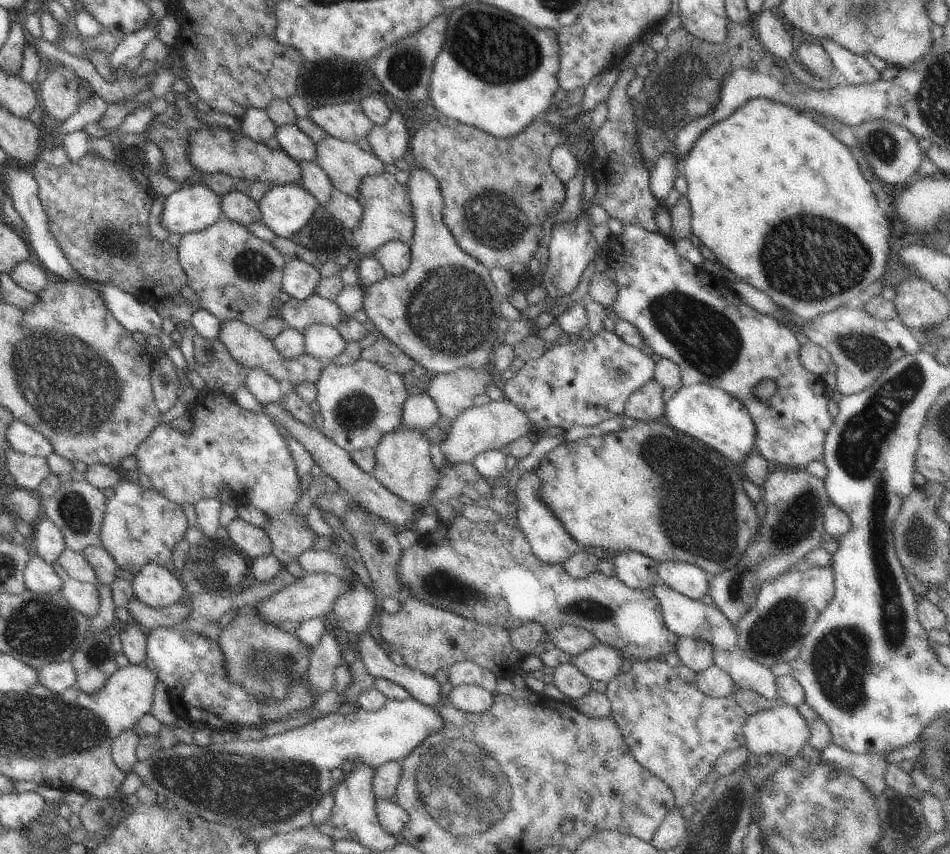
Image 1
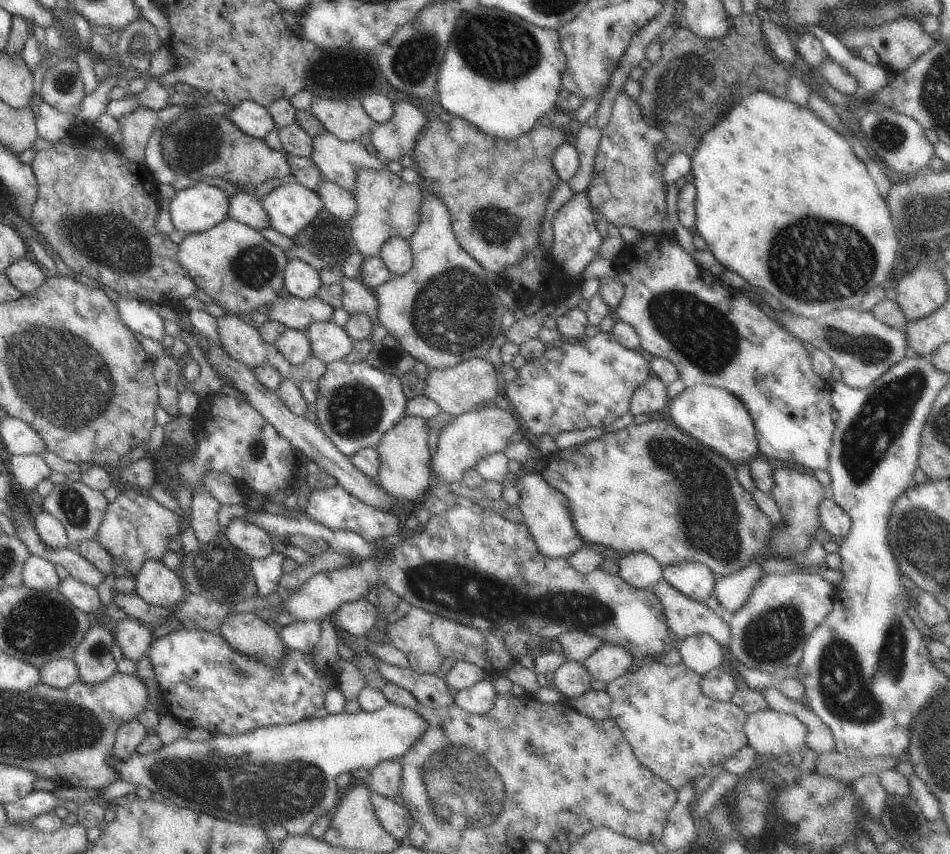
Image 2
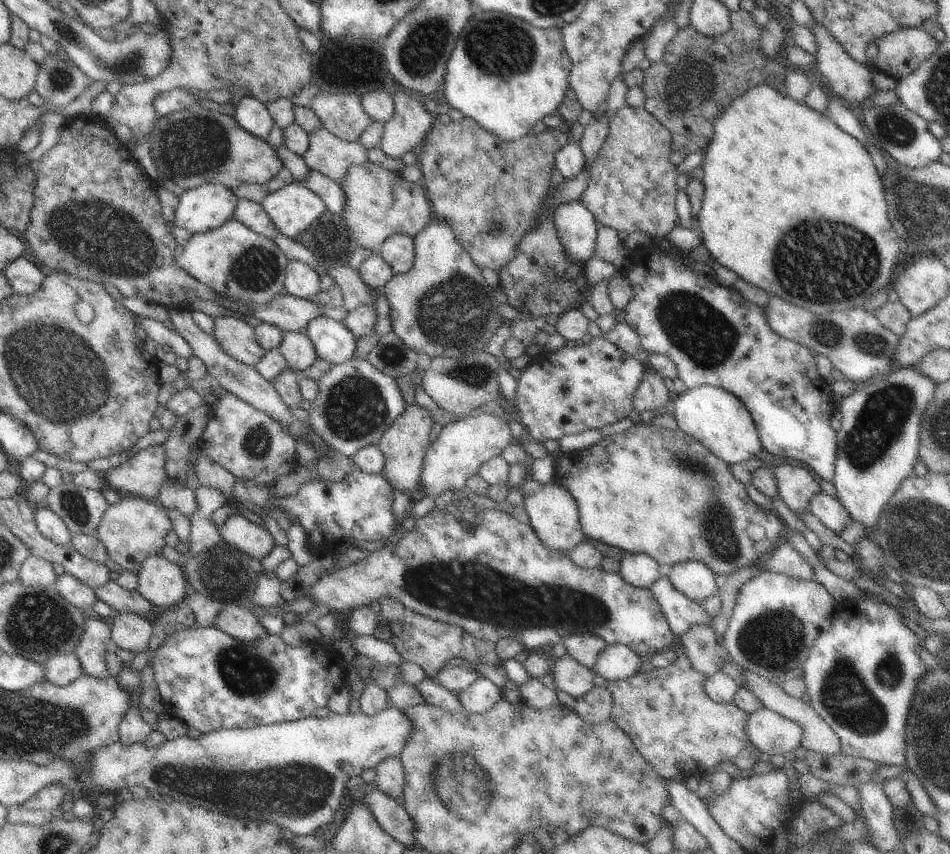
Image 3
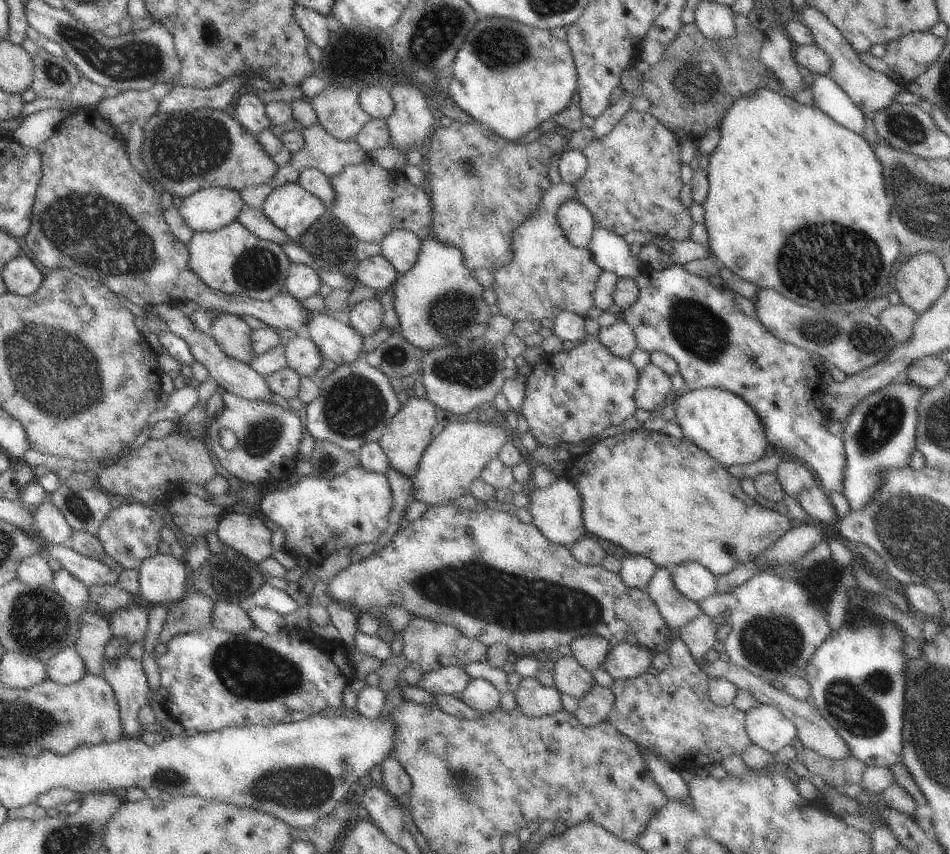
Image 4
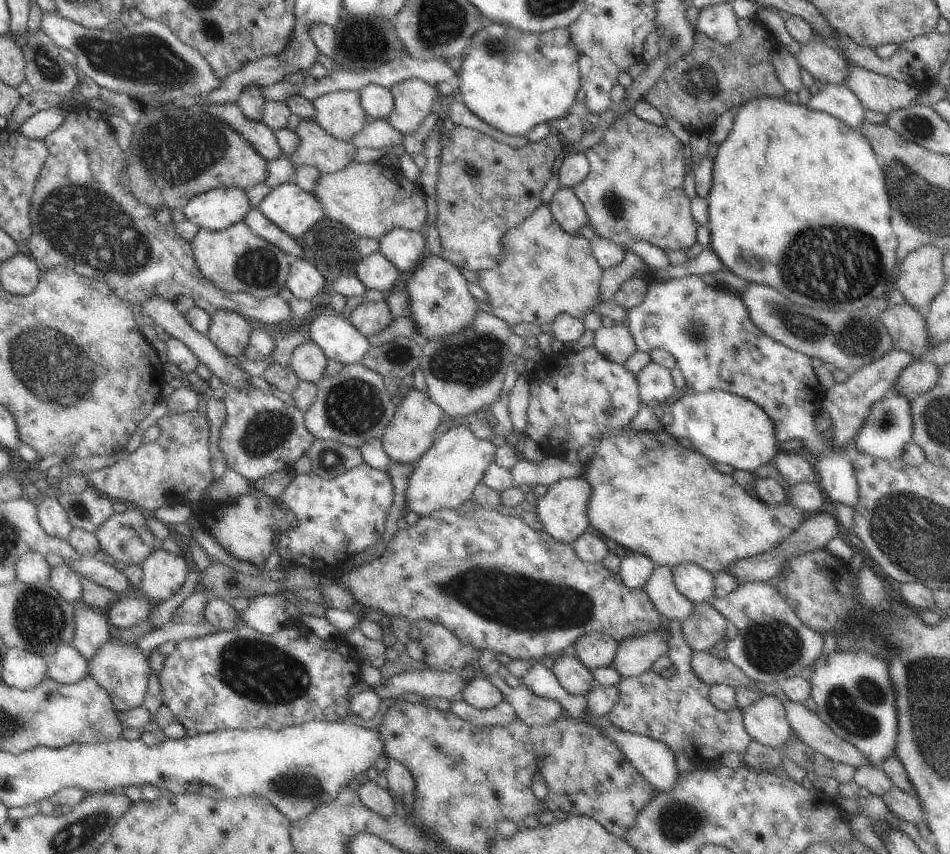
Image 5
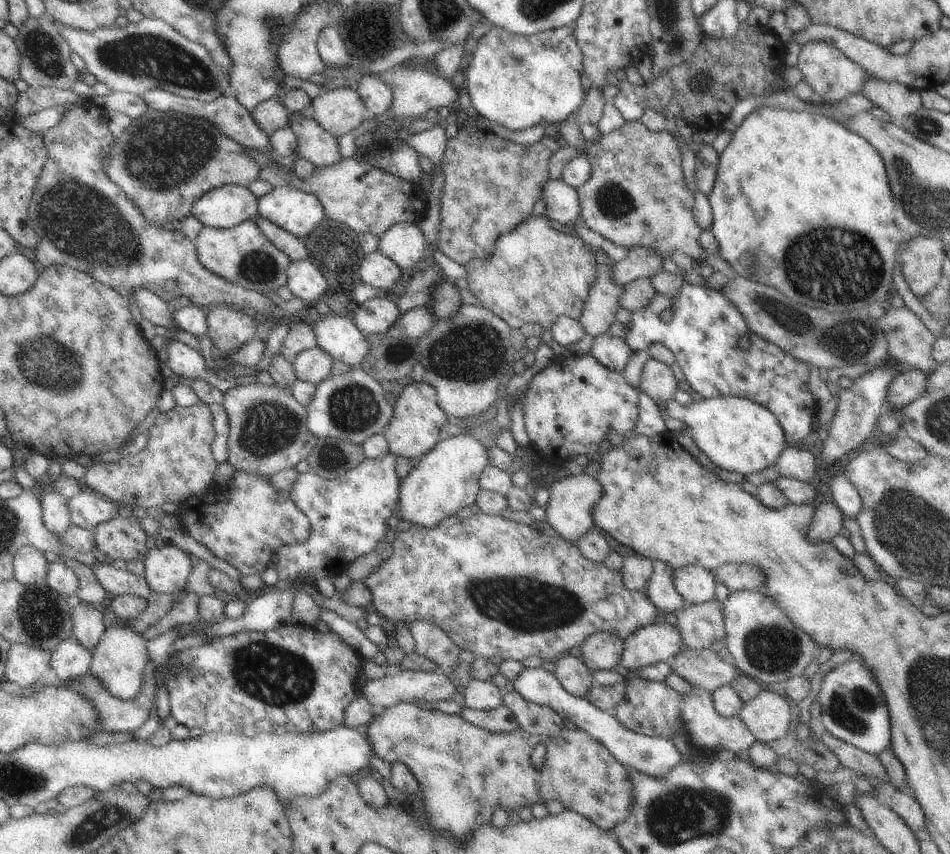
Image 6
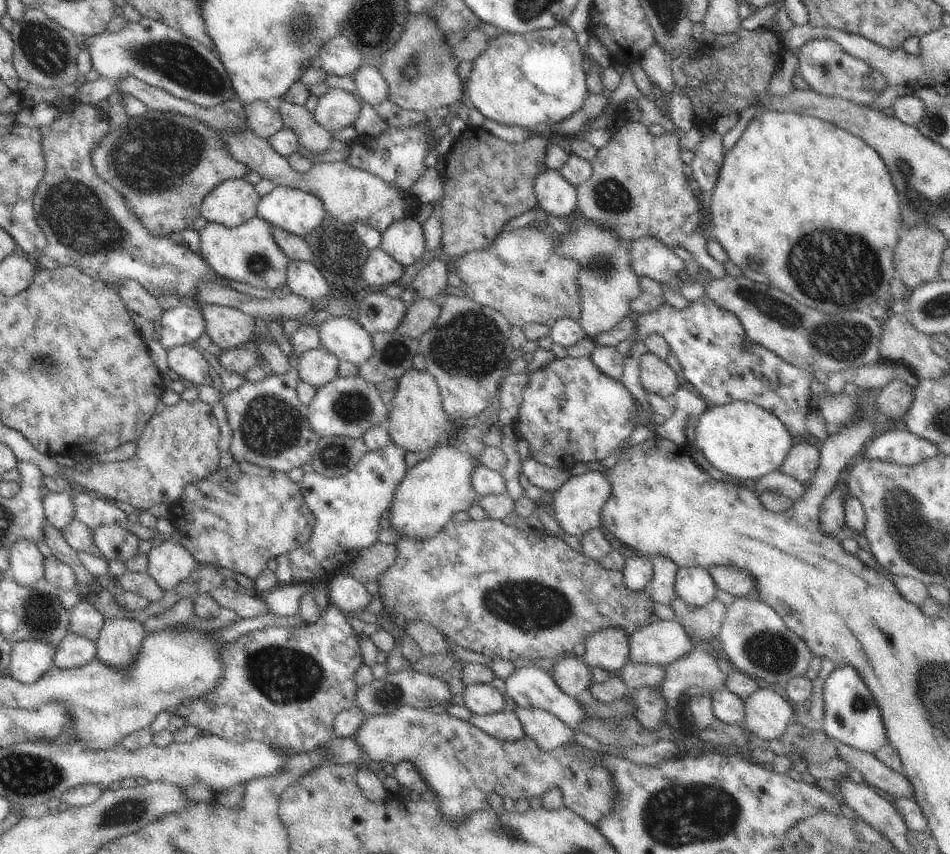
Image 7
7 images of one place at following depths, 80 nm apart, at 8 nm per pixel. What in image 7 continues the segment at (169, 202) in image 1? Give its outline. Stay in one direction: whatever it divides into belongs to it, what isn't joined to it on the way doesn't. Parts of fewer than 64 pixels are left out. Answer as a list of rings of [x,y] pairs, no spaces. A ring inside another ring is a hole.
[[[240,178],[216,186],[200,204],[200,216],[208,223],[236,228],[257,217],[261,197],[254,186]]]

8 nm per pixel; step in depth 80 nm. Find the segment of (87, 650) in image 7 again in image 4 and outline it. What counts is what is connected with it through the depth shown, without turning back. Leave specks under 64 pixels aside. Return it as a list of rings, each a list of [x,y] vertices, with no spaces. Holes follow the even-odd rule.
[[[66,647],[57,652],[48,662],[47,678],[61,685],[71,685],[84,678],[87,673],[85,662],[75,647]]]

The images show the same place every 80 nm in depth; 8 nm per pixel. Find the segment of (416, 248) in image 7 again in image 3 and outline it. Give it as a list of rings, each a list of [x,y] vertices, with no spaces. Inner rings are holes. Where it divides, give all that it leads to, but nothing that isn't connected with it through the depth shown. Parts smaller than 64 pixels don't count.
[[[392,233],[380,246],[378,254],[390,265],[395,275],[408,272],[415,261],[415,240],[406,233]]]

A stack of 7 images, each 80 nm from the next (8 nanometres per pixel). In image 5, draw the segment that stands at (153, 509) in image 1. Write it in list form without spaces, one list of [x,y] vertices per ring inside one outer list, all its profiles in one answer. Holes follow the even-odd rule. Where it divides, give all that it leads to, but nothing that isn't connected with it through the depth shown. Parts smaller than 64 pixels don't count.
[[[132,506],[126,512],[115,513],[94,533],[100,549],[127,566],[142,565],[155,551],[154,535],[142,509]]]

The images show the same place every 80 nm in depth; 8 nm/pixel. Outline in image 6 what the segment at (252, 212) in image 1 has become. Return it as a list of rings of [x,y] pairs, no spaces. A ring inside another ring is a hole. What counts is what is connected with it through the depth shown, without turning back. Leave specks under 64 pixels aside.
[[[256,214],[253,219],[254,222],[258,224],[260,232],[262,232],[280,252],[286,254],[290,260],[300,261],[307,259],[308,250],[306,250],[302,238],[289,234],[286,230],[276,226],[276,224],[272,224],[270,220],[266,220],[264,216],[260,216],[260,214]]]

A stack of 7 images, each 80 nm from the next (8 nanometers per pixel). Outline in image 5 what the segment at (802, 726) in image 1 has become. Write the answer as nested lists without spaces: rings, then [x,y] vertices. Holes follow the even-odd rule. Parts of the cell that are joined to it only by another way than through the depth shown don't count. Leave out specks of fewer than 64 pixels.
[[[763,694],[748,708],[741,710],[746,732],[753,741],[770,748],[790,741],[794,730],[787,720],[783,700]]]

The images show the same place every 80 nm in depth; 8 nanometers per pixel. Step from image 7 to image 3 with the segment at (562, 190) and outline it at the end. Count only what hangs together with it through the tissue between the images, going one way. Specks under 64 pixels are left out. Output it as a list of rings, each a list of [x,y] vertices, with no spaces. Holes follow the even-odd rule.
[[[580,200],[558,207],[555,210],[555,225],[563,249],[571,261],[581,263],[592,258],[600,224]]]

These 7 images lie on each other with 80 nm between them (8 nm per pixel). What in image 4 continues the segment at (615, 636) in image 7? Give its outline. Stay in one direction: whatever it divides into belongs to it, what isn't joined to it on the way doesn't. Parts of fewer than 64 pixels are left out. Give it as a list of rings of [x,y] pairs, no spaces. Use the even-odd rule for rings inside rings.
[[[584,635],[570,644],[571,655],[586,669],[592,672],[601,668],[613,646],[600,635]]]

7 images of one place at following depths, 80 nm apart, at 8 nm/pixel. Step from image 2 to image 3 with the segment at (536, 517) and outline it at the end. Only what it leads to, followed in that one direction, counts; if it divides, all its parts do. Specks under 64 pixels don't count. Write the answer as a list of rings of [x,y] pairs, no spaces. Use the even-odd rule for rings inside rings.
[[[528,477],[520,491],[524,497],[523,507],[529,514],[530,524],[547,549],[568,553],[587,540],[581,529],[576,499],[565,486],[556,482],[543,485]]]

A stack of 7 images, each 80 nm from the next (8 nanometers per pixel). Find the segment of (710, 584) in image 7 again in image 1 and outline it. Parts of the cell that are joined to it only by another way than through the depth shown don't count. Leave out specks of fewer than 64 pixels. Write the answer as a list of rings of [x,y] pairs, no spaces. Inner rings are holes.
[[[685,562],[660,563],[657,573],[660,582],[691,599],[700,601],[709,592],[711,576],[701,566]]]

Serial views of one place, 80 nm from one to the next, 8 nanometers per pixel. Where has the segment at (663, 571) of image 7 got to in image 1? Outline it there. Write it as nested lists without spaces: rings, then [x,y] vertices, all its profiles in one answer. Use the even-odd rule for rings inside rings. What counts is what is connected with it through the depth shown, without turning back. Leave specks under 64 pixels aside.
[[[659,582],[654,585],[652,592],[661,606],[661,613],[665,625],[679,637],[703,638],[712,644],[715,650],[714,662],[724,672],[727,672],[732,680],[741,689],[750,689],[762,696],[773,700],[774,704],[780,702],[775,689],[775,676],[770,669],[753,661],[739,646],[737,641],[737,630],[735,626],[724,616],[718,608],[713,608],[701,600],[691,599],[685,594]]]

